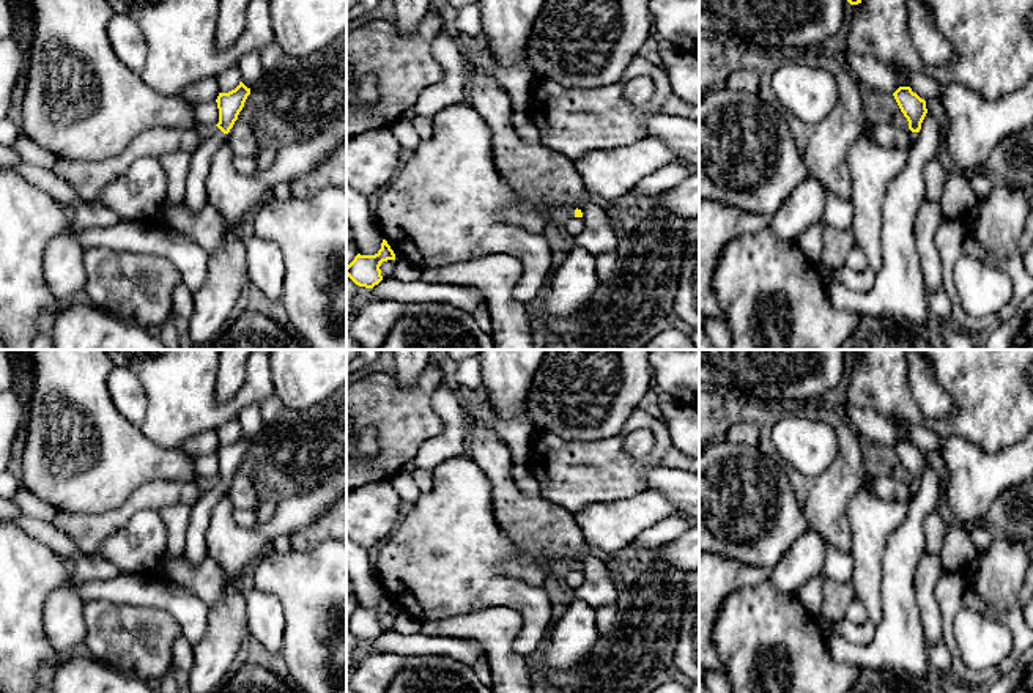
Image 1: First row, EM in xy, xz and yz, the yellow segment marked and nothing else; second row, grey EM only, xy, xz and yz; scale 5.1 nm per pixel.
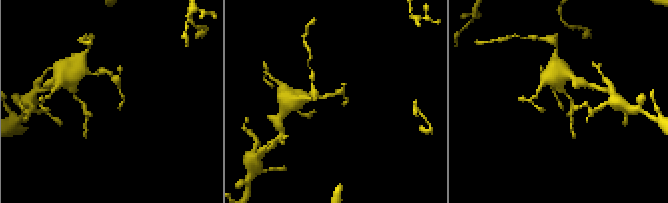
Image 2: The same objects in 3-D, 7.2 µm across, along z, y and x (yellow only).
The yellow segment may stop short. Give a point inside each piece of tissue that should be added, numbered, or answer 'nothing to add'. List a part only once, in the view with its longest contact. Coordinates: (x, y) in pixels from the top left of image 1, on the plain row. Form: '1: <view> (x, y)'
1: xy (196, 552)

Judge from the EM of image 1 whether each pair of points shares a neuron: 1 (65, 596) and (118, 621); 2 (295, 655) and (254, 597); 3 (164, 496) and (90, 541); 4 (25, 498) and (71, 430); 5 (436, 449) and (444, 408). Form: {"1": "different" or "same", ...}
{"1": "different", "2": "different", "3": "same", "4": "different", "5": "same"}

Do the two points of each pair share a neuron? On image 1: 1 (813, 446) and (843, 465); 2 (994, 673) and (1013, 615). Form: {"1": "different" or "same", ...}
{"1": "different", "2": "same"}

